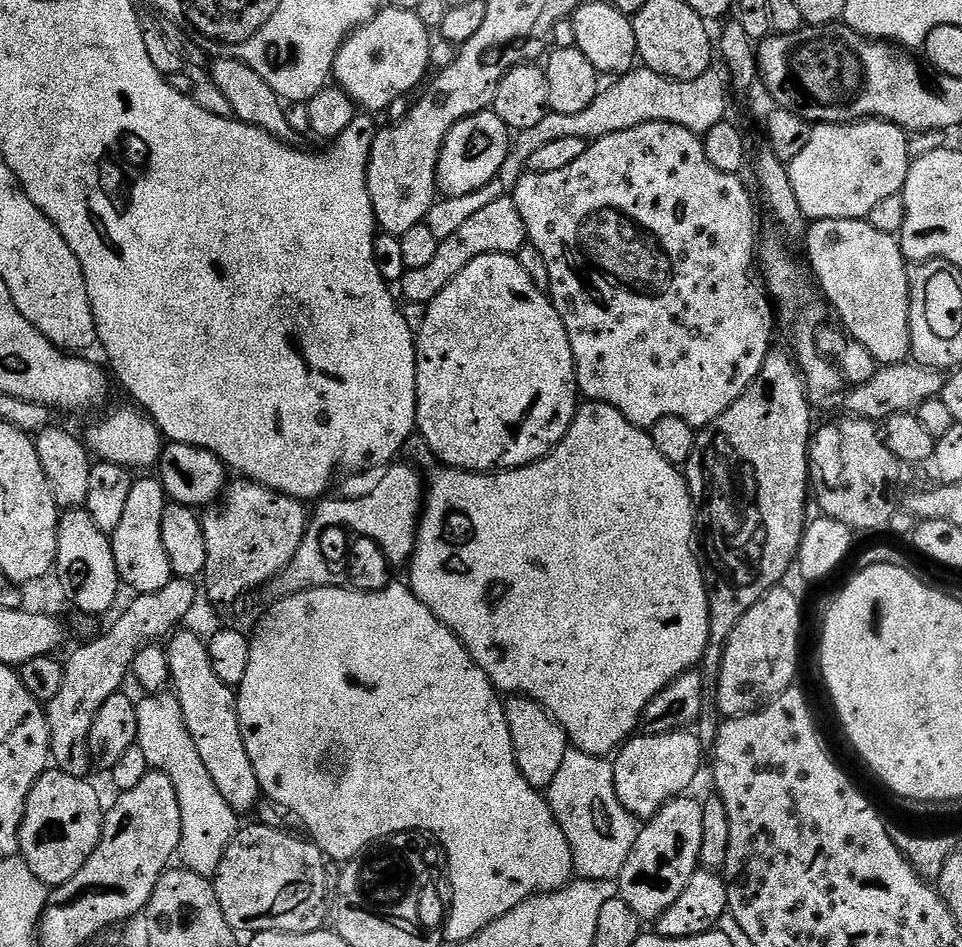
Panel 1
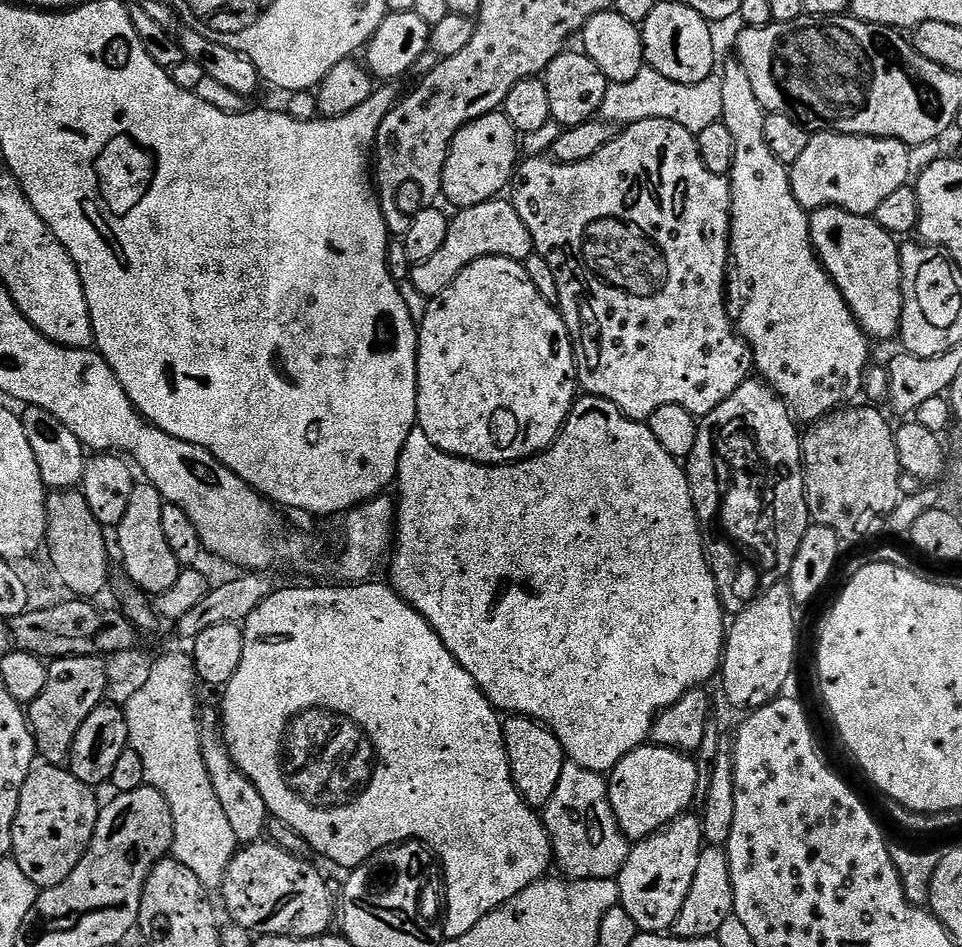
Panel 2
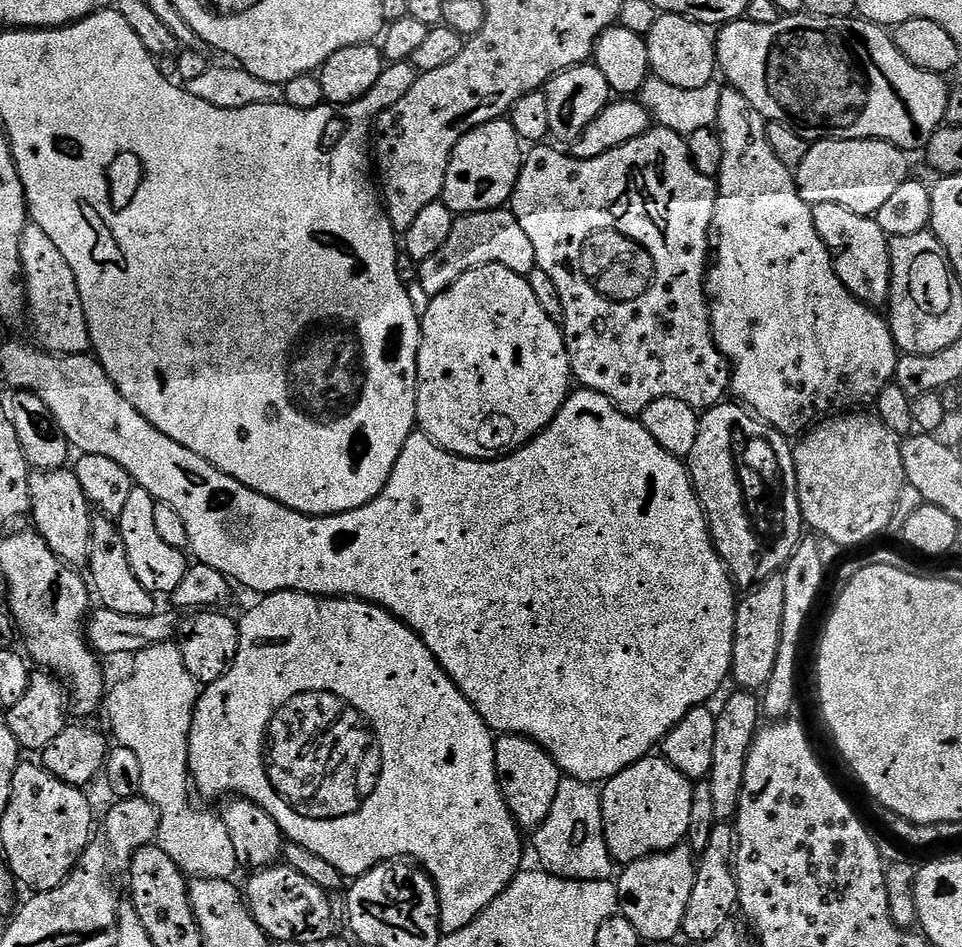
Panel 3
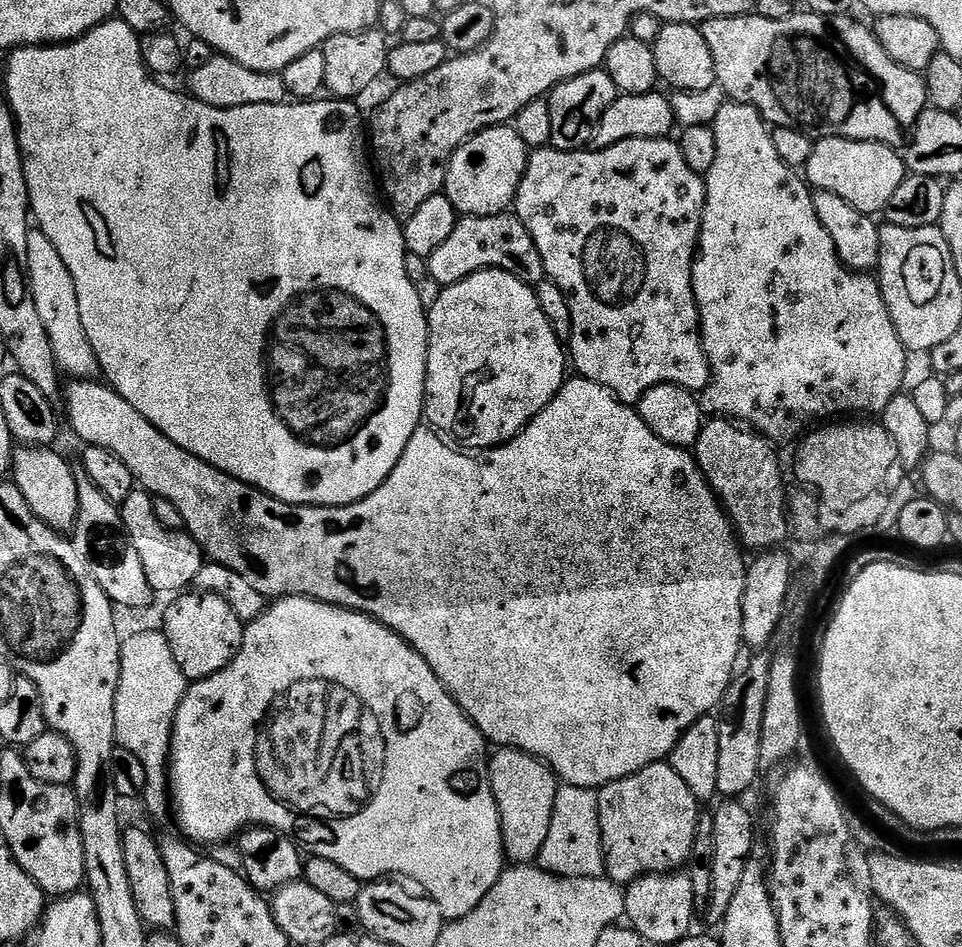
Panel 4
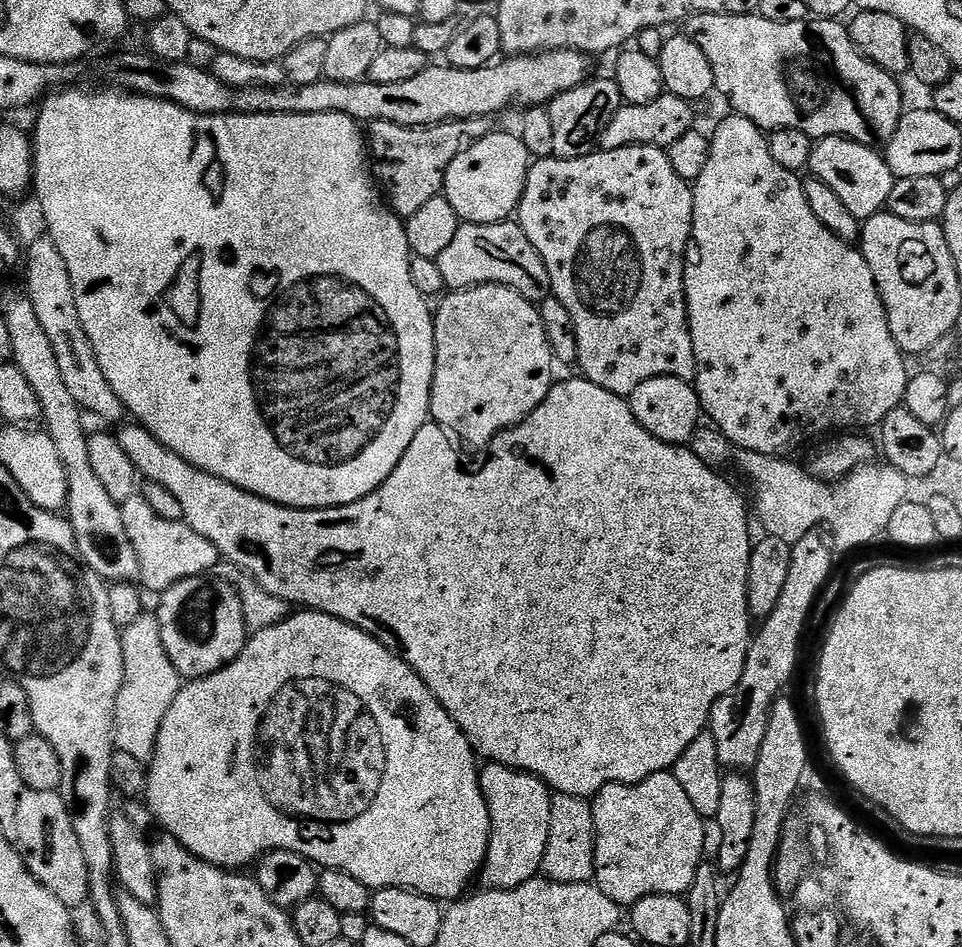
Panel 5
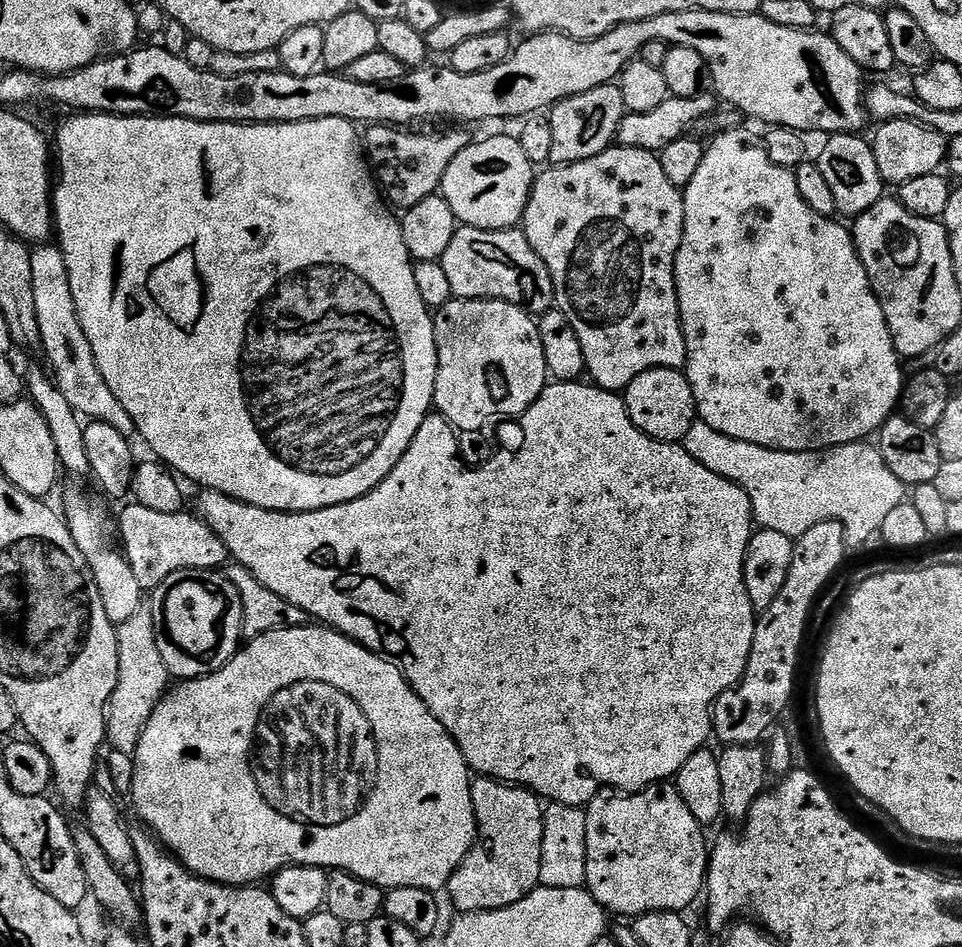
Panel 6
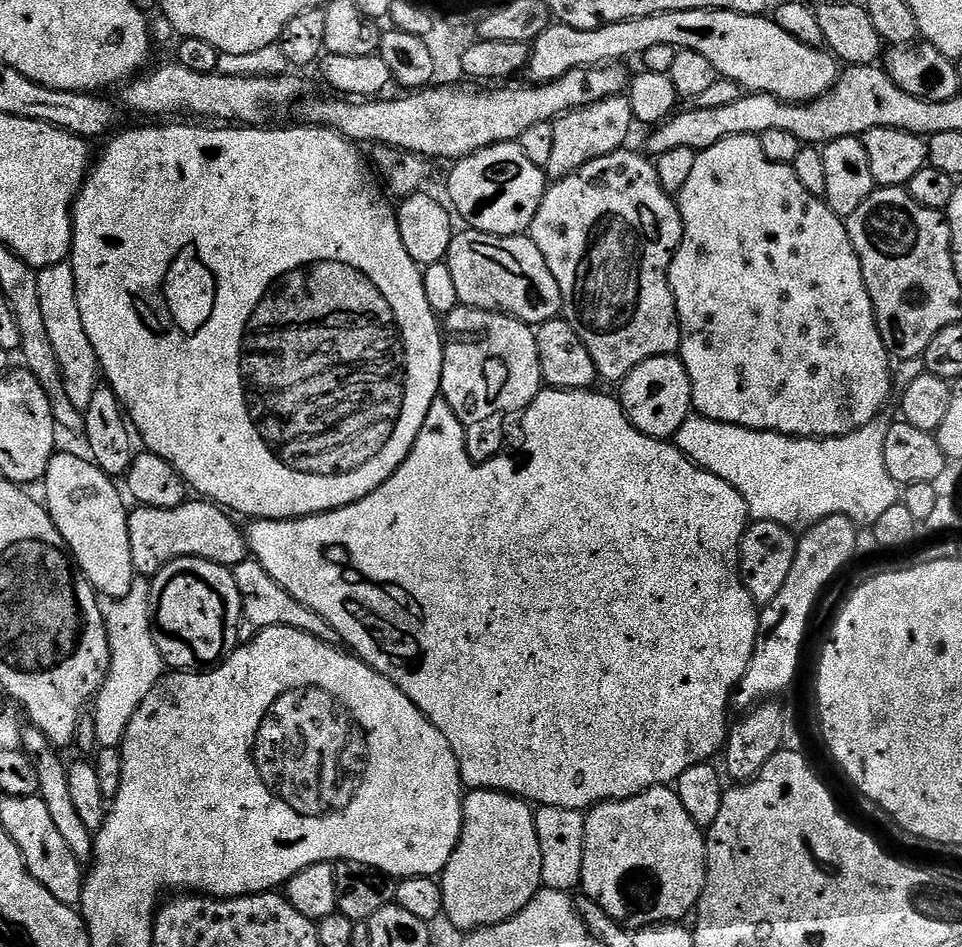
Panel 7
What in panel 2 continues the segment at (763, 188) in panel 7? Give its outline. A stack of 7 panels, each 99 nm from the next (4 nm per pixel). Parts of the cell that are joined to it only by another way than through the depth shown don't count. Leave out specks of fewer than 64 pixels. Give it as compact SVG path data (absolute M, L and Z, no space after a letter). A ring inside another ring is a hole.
M731 59L726 61L725 64L723 61L722 72L724 68L724 73L719 77L722 82L722 122L726 126L726 130L730 130L730 134L734 137L734 166L730 173L730 183L732 186L730 279L726 285L726 296L731 301L730 315L734 321L735 331L743 338L744 343L752 349L752 363L755 371L759 373L764 383L776 391L777 396L788 405L793 417L797 421L803 422L803 420L808 420L807 422L815 422L823 419L824 416L836 411L841 406L855 401L852 399L856 395L858 397L861 395L864 386L864 373L870 367L870 361L868 361L870 337L860 327L860 324L850 310L850 306L846 302L846 298L842 298L838 286L828 277L828 271L820 263L820 258L816 255L815 248L812 247L812 235L810 234L810 226L808 225L810 216L804 207L794 198L789 169L782 162L778 162L778 158L774 158L774 154L770 154L770 146L766 146L766 130L764 129L764 117L766 113L763 106L758 102L758 94L754 94L754 86L750 84L750 74L746 74L746 70L740 65L739 59Z

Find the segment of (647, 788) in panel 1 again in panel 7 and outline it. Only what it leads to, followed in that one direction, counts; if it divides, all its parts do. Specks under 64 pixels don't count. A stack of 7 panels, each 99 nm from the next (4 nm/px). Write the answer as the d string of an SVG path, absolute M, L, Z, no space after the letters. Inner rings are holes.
M661 786L651 788L637 796L631 796L629 800L606 800L602 804L596 805L584 817L586 834L584 835L584 849L582 850L582 878L580 879L580 888L583 895L589 896L614 922L618 922L623 928L629 930L639 930L641 928L651 928L653 924L670 924L673 922L683 921L684 915L691 913L696 905L700 902L700 896L704 893L704 887L708 881L708 846L706 843L705 833L686 814L686 809L682 807L682 802L678 798L675 787Z

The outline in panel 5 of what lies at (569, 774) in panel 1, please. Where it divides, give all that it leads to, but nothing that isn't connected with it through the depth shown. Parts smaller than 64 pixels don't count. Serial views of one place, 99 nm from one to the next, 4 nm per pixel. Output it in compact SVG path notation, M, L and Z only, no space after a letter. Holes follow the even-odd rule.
M555 793L550 806L550 838L546 842L543 875L563 884L591 884L596 879L594 870L594 814L585 797Z

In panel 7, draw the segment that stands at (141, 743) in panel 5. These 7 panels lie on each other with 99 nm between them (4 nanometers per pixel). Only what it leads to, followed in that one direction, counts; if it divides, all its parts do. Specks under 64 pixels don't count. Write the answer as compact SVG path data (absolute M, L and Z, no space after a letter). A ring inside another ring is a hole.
M133 579L130 590L121 600L115 601L107 609L104 625L108 631L108 672L104 675L104 684L94 697L94 710L91 716L94 720L94 729L97 734L97 745L100 748L119 748L124 742L124 734L130 724L130 718L134 716L138 706L146 698L153 686L165 675L166 665L158 646L152 637L152 607L150 598L152 597L152 586L147 579Z

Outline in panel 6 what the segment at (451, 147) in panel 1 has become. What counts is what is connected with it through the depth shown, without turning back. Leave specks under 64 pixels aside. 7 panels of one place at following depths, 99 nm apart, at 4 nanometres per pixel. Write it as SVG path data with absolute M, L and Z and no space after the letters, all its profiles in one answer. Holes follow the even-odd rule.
M492 136L489 140L469 142L466 150L462 150L446 166L446 174L440 183L440 192L446 202L450 202L450 210L454 210L457 221L469 228L482 230L502 230L515 228L523 221L528 199L532 197L534 183L534 166L530 158L526 158L526 150L522 150L519 139L512 136Z

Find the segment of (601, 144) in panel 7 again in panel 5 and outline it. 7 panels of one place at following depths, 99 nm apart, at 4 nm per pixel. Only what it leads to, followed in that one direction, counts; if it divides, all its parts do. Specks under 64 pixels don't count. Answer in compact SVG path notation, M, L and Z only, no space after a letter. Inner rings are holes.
M589 78L585 84L579 84L574 90L566 90L561 96L556 96L551 104L547 105L550 119L554 125L554 153L566 158L589 156L597 151L600 135L610 126L610 118L618 114L622 106L620 87L615 79L596 80Z

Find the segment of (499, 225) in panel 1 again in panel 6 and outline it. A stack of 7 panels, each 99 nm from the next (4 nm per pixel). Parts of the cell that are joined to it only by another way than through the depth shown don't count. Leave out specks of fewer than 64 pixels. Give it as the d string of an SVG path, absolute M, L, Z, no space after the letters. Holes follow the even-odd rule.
M457 227L454 238L450 238L450 246L446 246L446 254L439 259L442 270L446 270L450 290L457 300L505 300L511 304L532 306L536 300L536 292L551 293L552 277L542 258L530 246L523 231L519 227L502 230L482 230L481 228Z

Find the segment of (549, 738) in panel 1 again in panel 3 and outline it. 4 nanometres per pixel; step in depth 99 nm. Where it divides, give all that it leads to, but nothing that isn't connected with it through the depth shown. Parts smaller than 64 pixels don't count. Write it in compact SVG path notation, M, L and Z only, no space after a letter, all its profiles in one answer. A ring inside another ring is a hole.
M500 734L496 736L496 772L502 781L508 809L516 817L516 823L524 830L535 830L546 822L558 786L562 779L560 768L552 755L529 736Z

